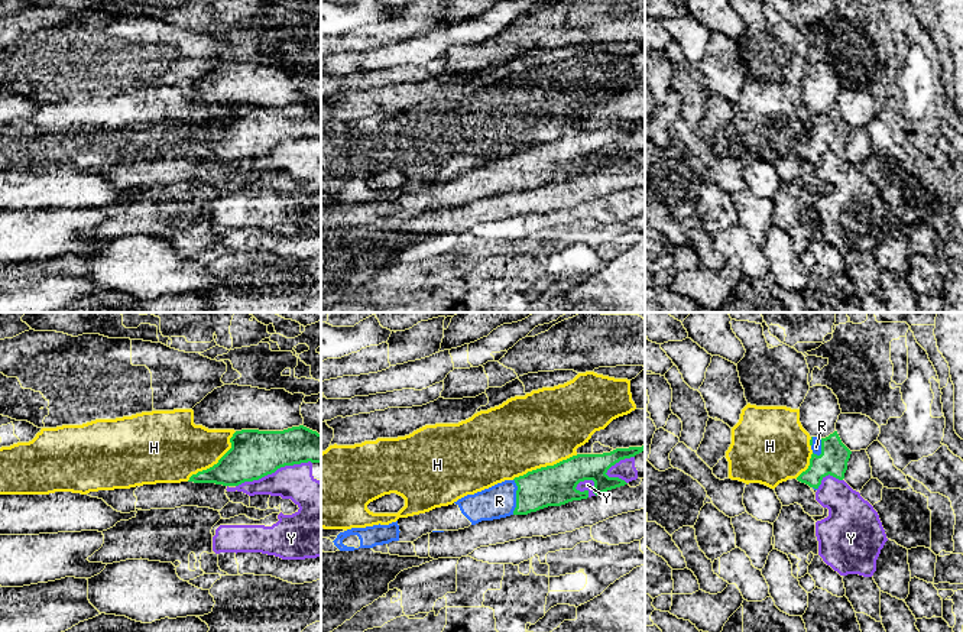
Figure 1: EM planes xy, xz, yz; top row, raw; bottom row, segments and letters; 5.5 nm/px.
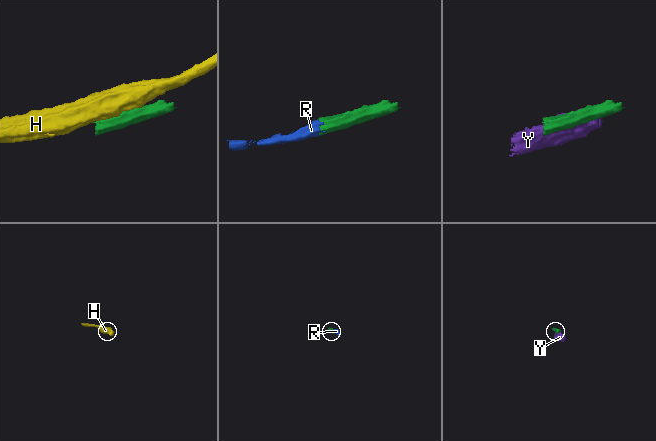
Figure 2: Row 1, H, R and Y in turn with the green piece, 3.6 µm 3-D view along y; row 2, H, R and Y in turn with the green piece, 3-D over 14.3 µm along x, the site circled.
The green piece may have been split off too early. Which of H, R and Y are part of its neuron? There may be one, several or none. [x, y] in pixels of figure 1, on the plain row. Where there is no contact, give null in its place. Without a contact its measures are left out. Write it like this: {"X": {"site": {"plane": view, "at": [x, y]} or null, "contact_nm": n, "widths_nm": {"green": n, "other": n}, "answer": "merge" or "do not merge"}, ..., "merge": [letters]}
{"H": {"site": {"plane": "xz", "at": [544, 143]}, "contact_nm": 400, "widths_nm": {"green": 220, "other": 420}, "answer": "do not merge"}, "R": {"site": {"plane": "xz", "at": [516, 172]}, "contact_nm": 200, "widths_nm": {"green": 220, "other": 190}, "answer": "merge"}, "Y": {"site": {"plane": "xy", "at": [274, 148]}, "contact_nm": 440, "widths_nm": {"green": 260, "other": 190}, "answer": "do not merge"}, "merge": ["R"]}

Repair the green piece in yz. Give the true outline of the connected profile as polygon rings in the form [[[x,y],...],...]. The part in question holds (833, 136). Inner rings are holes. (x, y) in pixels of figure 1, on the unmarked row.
[[[837,107],[826,114],[811,113],[810,142],[797,156],[817,166],[826,152],[844,155],[852,127],[842,119]]]

